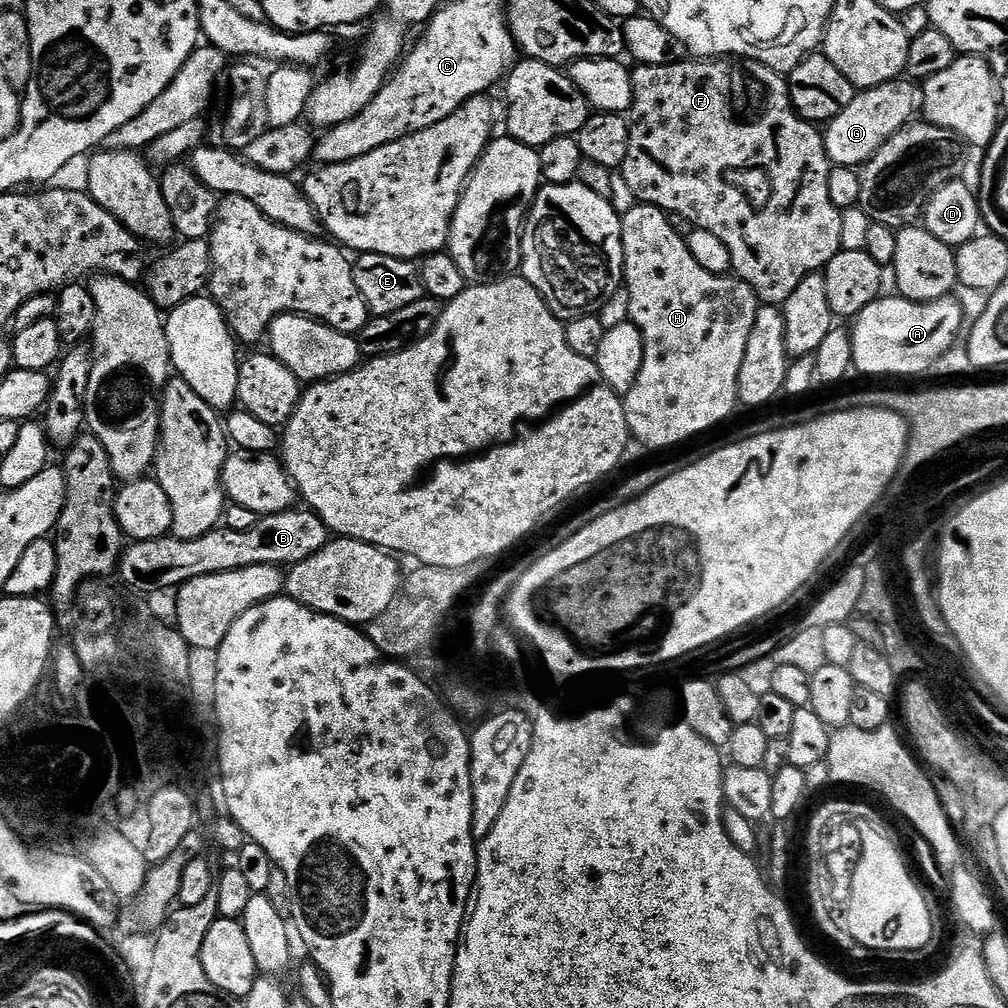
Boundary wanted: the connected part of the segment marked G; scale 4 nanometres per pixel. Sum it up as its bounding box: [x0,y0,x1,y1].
[824,78,918,169]

